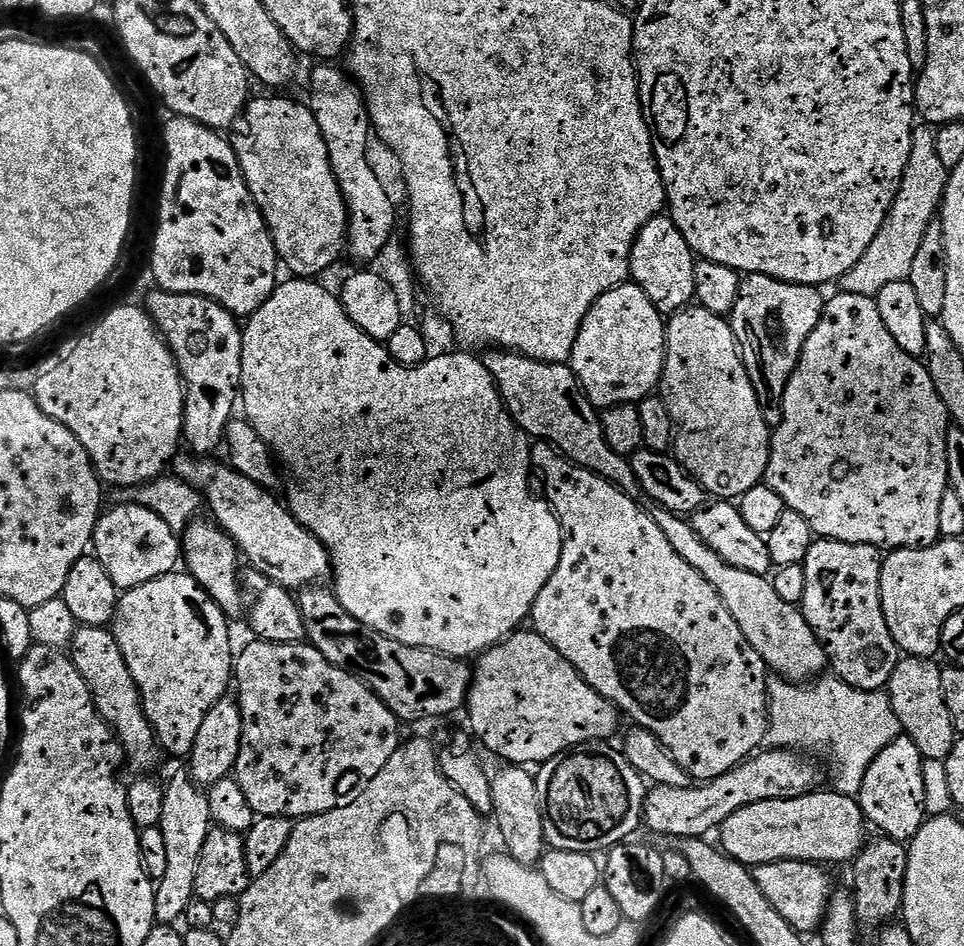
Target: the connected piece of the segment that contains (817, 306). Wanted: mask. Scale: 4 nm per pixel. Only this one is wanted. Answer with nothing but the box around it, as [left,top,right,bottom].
[730,274,825,430]

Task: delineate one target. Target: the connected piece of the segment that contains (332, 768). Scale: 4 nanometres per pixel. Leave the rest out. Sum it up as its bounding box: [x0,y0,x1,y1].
[234,638,402,818]

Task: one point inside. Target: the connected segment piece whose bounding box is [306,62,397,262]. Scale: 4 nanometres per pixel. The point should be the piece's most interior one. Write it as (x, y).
(334, 97)

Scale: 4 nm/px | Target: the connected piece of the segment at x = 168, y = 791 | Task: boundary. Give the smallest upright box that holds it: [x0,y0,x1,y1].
[156,771,214,926]

